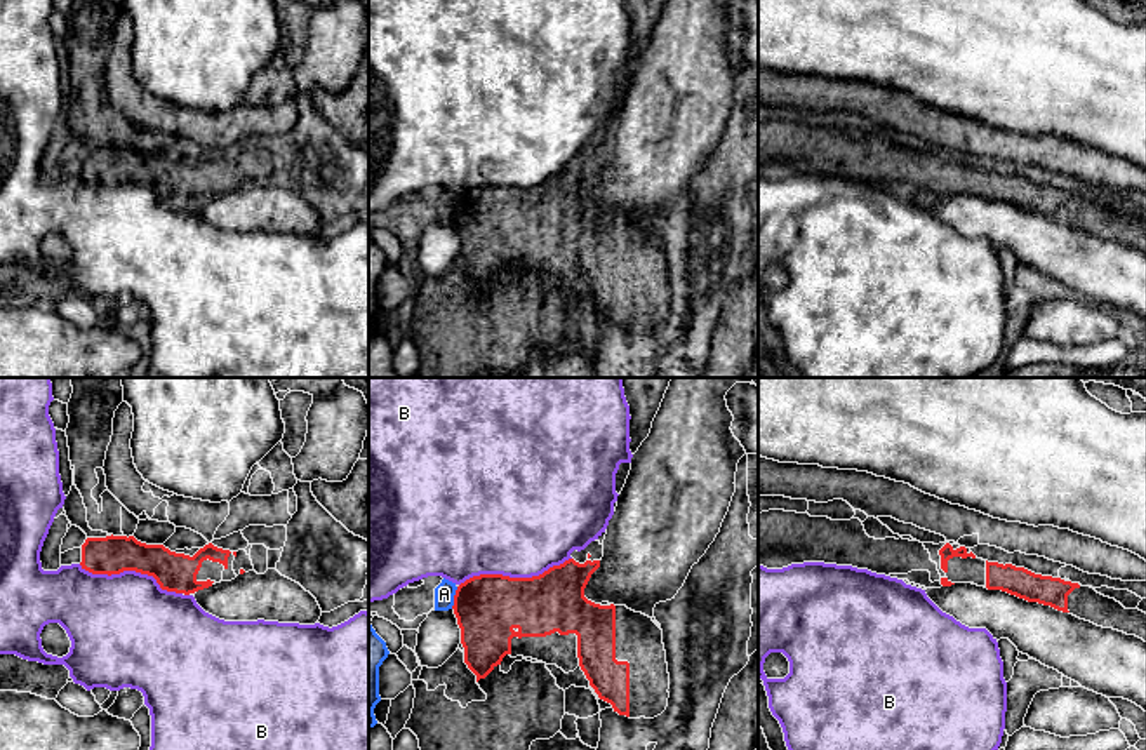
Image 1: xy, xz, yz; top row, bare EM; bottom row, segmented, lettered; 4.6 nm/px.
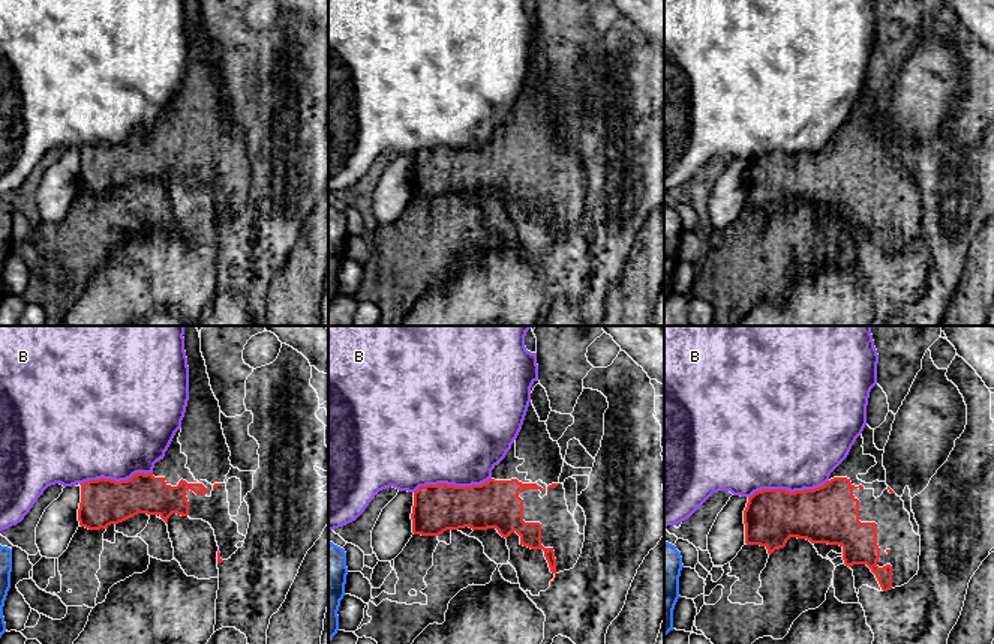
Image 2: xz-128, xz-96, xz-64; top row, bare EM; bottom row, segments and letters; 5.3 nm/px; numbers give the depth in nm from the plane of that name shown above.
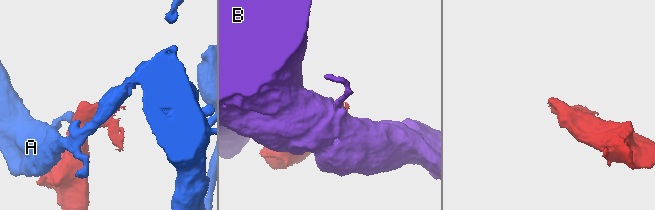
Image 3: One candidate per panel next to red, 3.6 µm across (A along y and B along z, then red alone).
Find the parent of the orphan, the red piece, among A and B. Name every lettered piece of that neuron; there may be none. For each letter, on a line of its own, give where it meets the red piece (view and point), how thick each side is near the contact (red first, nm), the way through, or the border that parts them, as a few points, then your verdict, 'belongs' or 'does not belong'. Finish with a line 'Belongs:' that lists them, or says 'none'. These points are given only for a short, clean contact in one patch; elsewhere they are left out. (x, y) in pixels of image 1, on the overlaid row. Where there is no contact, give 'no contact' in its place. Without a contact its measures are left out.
A: contact xz (454, 597); calibres 300 and 100 nm; border xz (458, 587), (451, 608); does not belong
B: contact xz (515, 578); calibres 300 and 480 nm; does not belong
Belongs: none

